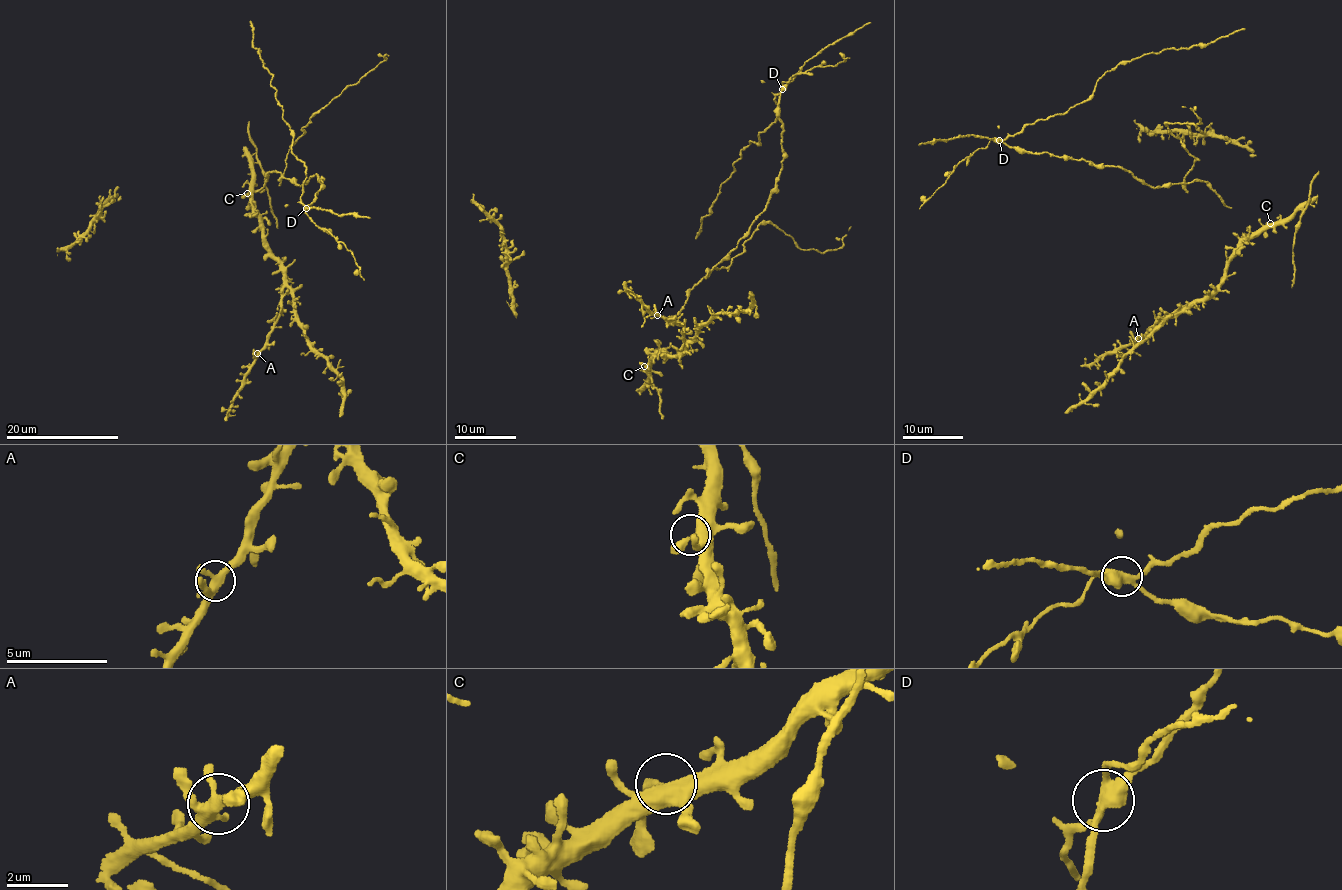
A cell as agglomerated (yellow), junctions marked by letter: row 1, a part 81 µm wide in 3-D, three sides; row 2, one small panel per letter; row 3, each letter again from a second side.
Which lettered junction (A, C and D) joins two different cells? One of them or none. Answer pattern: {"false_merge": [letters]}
{"false_merge": ["D"]}

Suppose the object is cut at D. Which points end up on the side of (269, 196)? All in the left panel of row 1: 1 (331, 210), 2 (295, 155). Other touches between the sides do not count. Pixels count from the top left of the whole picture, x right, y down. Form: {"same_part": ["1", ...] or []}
{"same_part": ["2"]}

